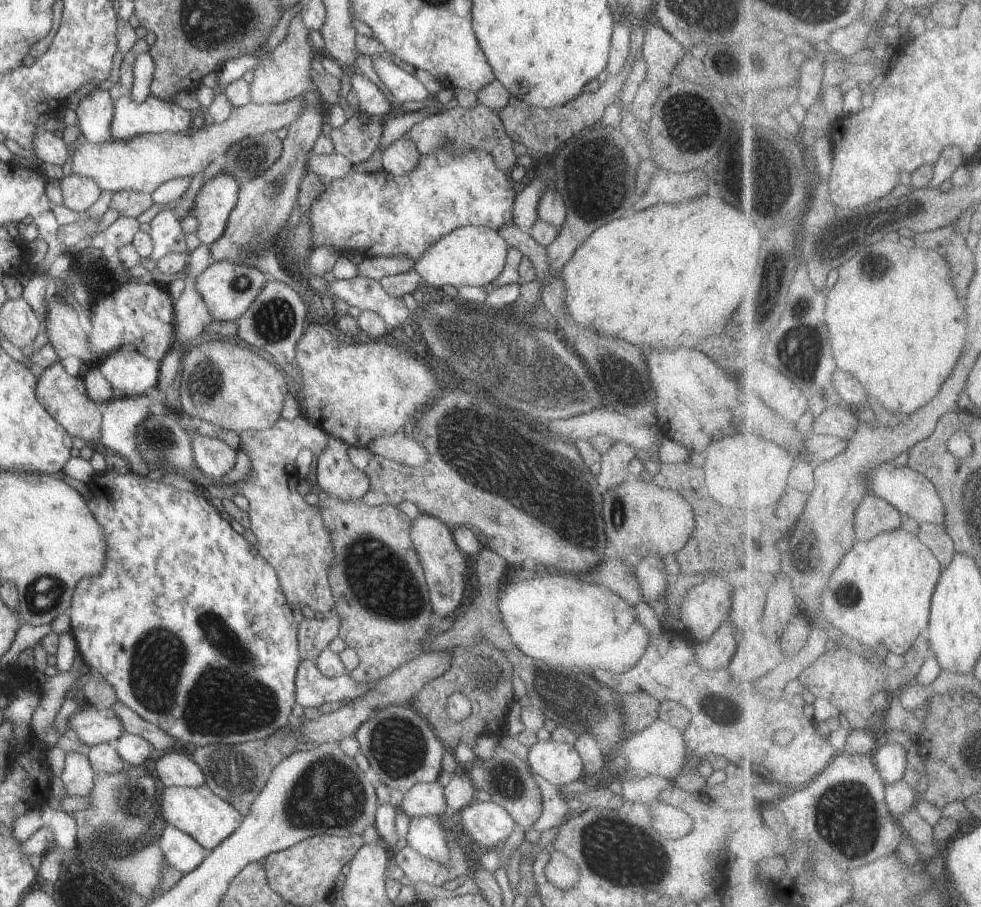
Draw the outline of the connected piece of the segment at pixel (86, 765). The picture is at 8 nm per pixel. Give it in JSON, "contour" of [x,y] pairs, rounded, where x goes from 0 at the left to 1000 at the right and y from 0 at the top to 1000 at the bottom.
{"contour":[[[71,829],[67,831],[65,849],[59,861],[61,871],[68,878],[86,879],[92,875],[92,869],[96,867],[97,853],[88,832]]]}

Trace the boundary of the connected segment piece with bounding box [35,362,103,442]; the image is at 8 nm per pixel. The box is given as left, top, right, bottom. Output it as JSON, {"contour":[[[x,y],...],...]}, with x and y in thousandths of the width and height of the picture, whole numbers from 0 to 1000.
{"contour":[[[61,399],[47,406],[38,419],[36,427],[40,445],[73,481],[86,484],[88,487],[98,487],[103,479],[104,449],[92,441],[87,433],[84,413],[71,415]]]}

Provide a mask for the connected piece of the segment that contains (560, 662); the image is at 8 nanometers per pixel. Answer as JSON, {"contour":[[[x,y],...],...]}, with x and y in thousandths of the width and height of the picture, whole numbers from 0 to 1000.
{"contour":[[[527,627],[521,628],[515,643],[510,646],[507,668],[508,682],[512,684],[525,713],[562,736],[573,735],[596,741],[606,736],[635,743],[649,734],[661,712],[662,697],[652,687],[648,668],[640,666],[616,646],[595,643],[570,632],[531,636]]]}

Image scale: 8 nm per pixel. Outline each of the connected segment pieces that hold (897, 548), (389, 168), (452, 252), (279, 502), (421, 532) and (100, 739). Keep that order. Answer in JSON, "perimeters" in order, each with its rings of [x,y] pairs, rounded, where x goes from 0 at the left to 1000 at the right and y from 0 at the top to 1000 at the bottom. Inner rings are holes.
{"perimeters":[[[[920,583],[903,587],[887,598],[875,598],[862,611],[838,657],[838,675],[846,686],[852,684],[852,692],[881,710],[903,710],[906,718],[923,724],[928,712],[949,693],[950,659],[958,637],[960,622],[937,589]]],[[[410,150],[404,157],[389,168],[389,183],[391,189],[401,194],[412,194],[428,176],[428,171],[422,157],[418,152]]],[[[490,248],[473,249],[459,256],[442,271],[438,271],[438,276],[434,276],[428,282],[422,294],[428,307],[434,311],[434,315],[438,318],[492,316],[510,304],[516,293],[518,276],[516,265],[507,255]]],[[[308,458],[300,463],[285,461],[269,475],[248,475],[244,479],[244,497],[251,498],[257,509],[257,523],[241,534],[218,534],[210,542],[247,542],[255,553],[255,585],[261,591],[263,611],[279,626],[285,648],[296,670],[316,669],[320,675],[337,678],[341,660],[334,638],[334,626],[340,620],[340,598],[330,580],[324,558],[318,558],[310,547],[296,536],[302,504],[307,495],[330,498],[334,480]]],[[[431,564],[420,574],[418,593],[420,593],[420,600],[424,604],[424,610],[432,628],[433,642],[438,655],[438,668],[440,668],[443,680],[461,679],[469,668],[474,666],[474,659],[477,656],[475,632],[477,615],[463,598],[461,583]]],[[[96,777],[75,785],[67,800],[72,814],[80,815],[90,824],[105,819],[119,821],[124,807],[127,807],[116,783]]]]}

